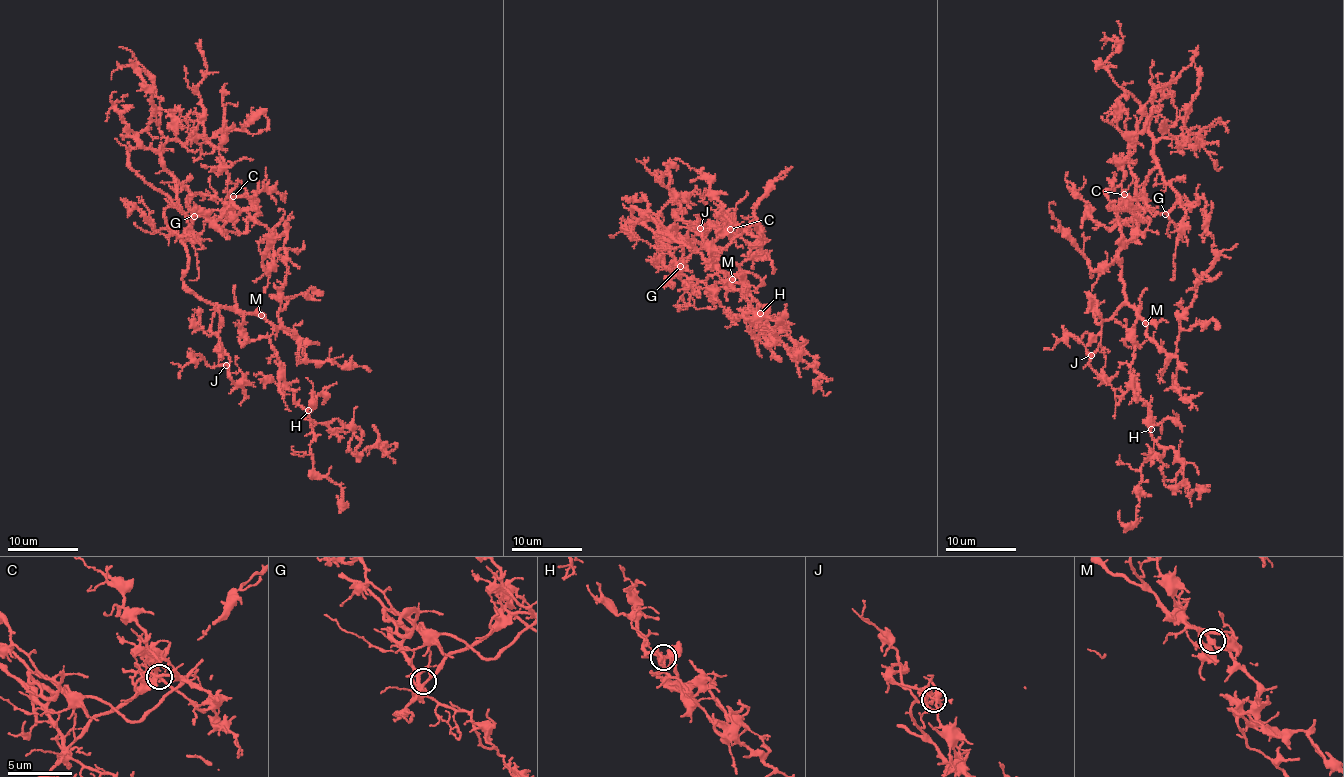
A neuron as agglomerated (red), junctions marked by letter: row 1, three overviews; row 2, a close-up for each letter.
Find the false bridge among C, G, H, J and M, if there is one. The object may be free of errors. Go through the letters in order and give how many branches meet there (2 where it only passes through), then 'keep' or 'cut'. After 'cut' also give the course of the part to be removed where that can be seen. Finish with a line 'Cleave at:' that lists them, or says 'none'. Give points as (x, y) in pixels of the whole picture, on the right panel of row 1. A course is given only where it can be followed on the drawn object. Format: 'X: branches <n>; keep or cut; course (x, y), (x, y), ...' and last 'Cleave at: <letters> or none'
C: branches 3; keep
G: branches 3; keep
H: branches 3; keep
J: branches 3; keep
M: branches 3; keep
Cleave at: none

